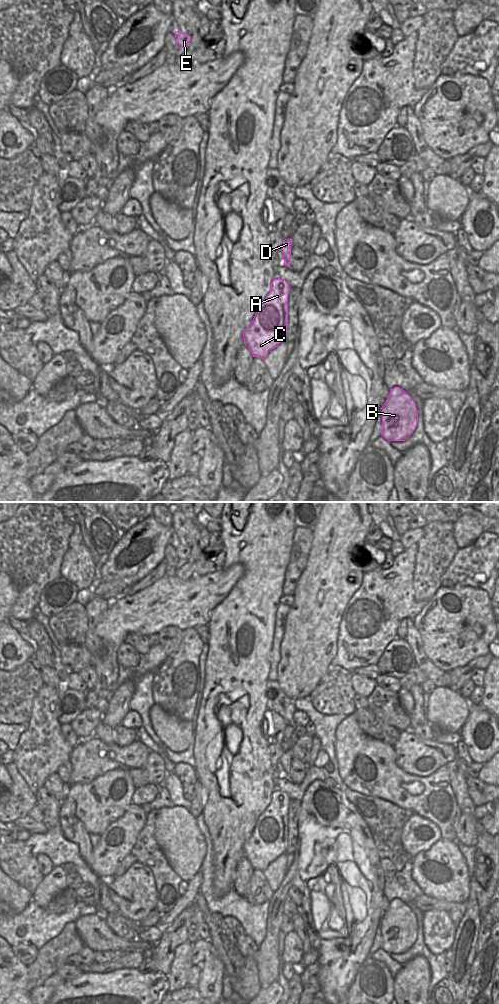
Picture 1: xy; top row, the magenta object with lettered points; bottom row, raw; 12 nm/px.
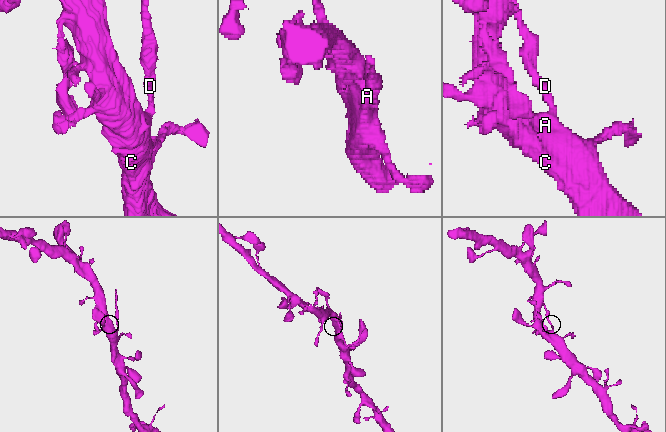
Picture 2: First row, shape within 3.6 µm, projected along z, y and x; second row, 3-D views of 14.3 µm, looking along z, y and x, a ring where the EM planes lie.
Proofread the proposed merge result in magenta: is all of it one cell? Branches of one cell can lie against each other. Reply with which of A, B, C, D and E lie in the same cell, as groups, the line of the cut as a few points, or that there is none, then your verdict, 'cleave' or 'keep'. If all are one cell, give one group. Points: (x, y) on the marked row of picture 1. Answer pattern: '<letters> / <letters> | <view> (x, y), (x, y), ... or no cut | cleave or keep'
A B C E / D | xy (285, 259), (290, 260) | cleave

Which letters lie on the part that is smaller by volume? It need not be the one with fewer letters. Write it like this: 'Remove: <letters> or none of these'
Remove: D.

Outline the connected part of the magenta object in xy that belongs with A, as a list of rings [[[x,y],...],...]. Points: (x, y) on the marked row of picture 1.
[[[273,279],[269,294],[259,304],[251,324],[244,330],[244,344],[253,357],[263,360],[272,349],[285,341],[290,288],[285,280]]]

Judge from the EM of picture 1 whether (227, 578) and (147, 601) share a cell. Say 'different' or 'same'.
same

